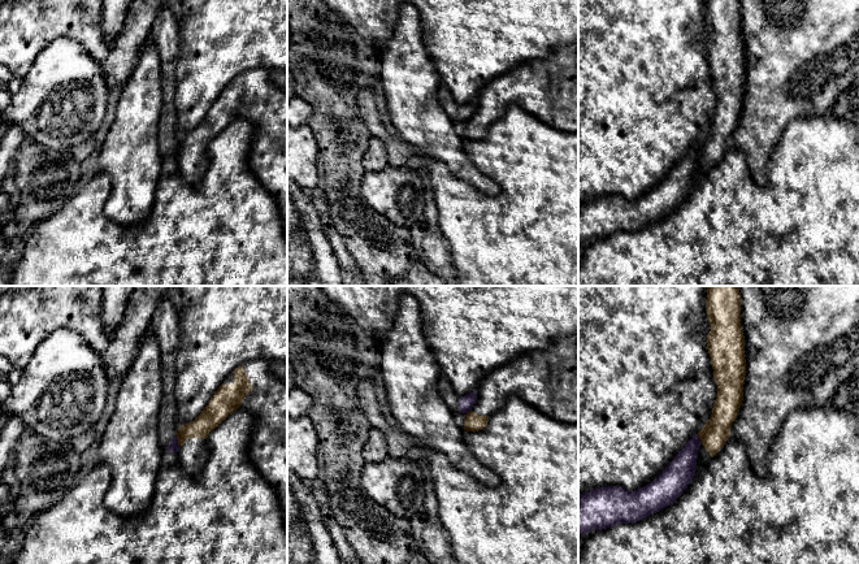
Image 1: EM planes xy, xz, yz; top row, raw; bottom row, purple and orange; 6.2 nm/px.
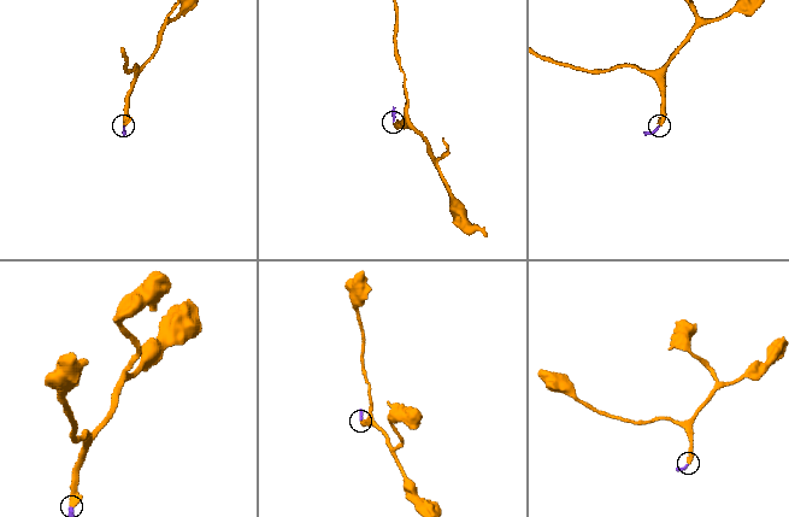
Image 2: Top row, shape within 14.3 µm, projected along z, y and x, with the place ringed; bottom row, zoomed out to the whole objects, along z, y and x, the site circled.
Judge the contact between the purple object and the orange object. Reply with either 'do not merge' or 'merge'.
do not merge

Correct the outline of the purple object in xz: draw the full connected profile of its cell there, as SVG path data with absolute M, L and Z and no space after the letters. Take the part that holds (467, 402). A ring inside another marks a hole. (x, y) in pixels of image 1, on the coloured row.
M441 374L438 378L438 390L444 400L444 403L448 405L448 408L454 413L468 413L472 411L472 407L474 405L477 400L477 391L469 392L464 396L459 396L454 389L450 381L446 376Z

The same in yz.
M693 435L658 478L634 491L625 490L621 486L607 486L595 489L590 493L578 494L578 534L586 534L593 529L607 529L617 524L637 522L643 517L674 504L676 499L682 494L695 476L695 465L700 443L702 441L699 435Z

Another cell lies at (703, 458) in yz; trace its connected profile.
M708 286L706 309L711 325L711 331L707 337L707 348L713 369L713 378L717 383L717 396L710 420L698 433L702 443L699 444L695 474L698 474L711 461L730 437L730 428L738 416L743 400L746 376L739 286Z

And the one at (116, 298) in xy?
M101 286L101 288L104 296L101 322L104 331L112 337L116 327L122 322L135 286Z

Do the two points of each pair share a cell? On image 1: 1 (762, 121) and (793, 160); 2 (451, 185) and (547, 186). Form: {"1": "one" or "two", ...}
{"1": "two", "2": "one"}

